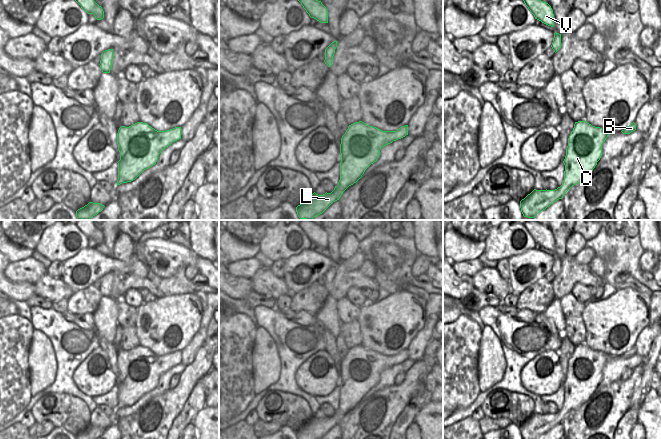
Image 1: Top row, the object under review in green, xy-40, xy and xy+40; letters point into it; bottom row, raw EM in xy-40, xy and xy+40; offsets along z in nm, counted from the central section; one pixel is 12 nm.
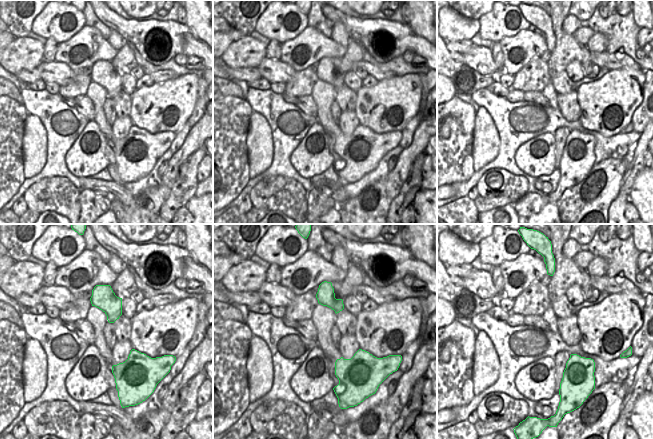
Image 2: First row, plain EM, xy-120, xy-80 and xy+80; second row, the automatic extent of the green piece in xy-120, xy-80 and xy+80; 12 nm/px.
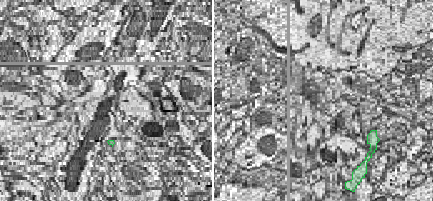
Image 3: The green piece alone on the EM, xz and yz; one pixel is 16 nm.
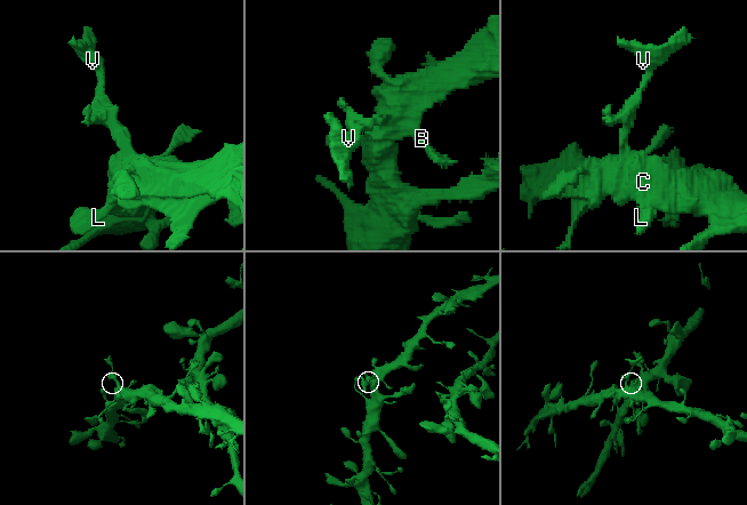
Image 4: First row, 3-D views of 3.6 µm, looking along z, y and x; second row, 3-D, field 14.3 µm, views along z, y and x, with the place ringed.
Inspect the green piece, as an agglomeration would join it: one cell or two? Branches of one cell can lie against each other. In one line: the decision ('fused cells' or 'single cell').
fused cells

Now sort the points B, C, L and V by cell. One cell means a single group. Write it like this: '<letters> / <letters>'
B C L / V

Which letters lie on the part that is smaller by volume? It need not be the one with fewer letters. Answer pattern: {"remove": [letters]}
{"remove": ["V"]}

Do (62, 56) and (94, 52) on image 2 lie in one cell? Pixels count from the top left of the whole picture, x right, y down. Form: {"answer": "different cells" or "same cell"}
{"answer": "same cell"}

